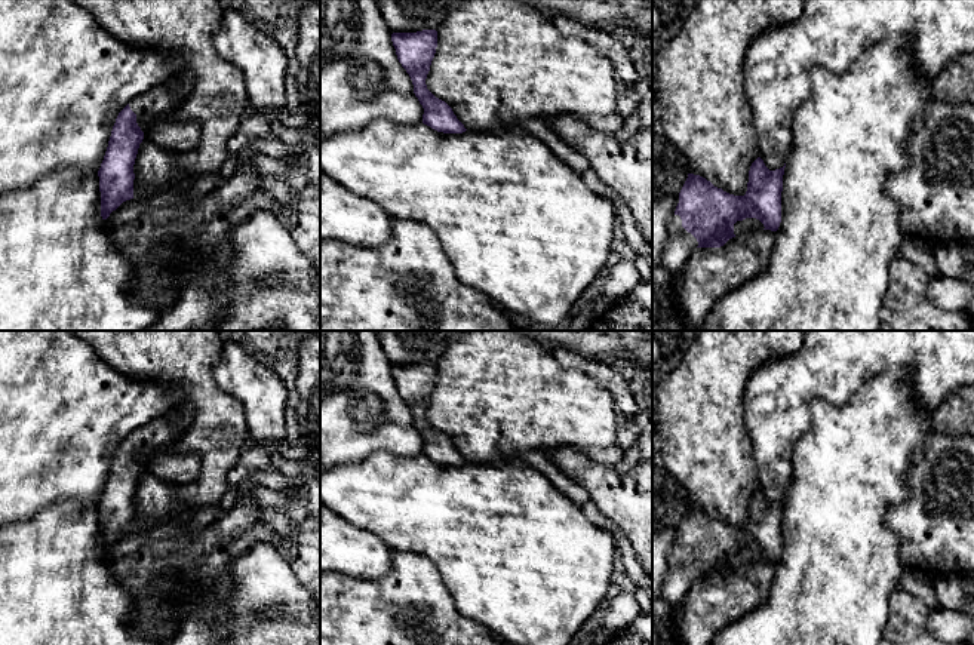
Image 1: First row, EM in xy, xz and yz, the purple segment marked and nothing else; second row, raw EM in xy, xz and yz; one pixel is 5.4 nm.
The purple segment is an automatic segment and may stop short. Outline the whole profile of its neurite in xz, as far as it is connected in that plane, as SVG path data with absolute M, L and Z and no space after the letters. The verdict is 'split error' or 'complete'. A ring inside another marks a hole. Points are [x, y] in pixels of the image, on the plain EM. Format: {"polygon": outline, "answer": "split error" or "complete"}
{"polygon": "M437 363L393 365L391 374L402 399L409 406L414 426L424 440L423 455L443 466L463 466L467 461L457 451L452 440L436 430L425 417L431 393L437 380Z", "answer": "complete"}

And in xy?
{"polygon": "M179 406L136 429L119 445L98 503L102 552L133 531L133 497L151 449L168 448L190 427L191 420L191 411Z", "answer": "split error"}

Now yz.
{"polygon": "M758 489L749 503L747 523L734 528L700 507L688 506L675 547L669 552L661 598L678 608L697 580L720 580L735 569L734 556L756 550L763 562L777 563L781 555L784 500L769 503Z", "answer": "split error"}

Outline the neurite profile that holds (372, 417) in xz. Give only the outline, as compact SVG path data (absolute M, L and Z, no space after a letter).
M320 331L320 473L374 452L423 455L424 440L397 391L377 331Z

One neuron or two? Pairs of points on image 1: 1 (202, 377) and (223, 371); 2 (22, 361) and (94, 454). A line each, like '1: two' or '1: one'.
1: two
2: one

